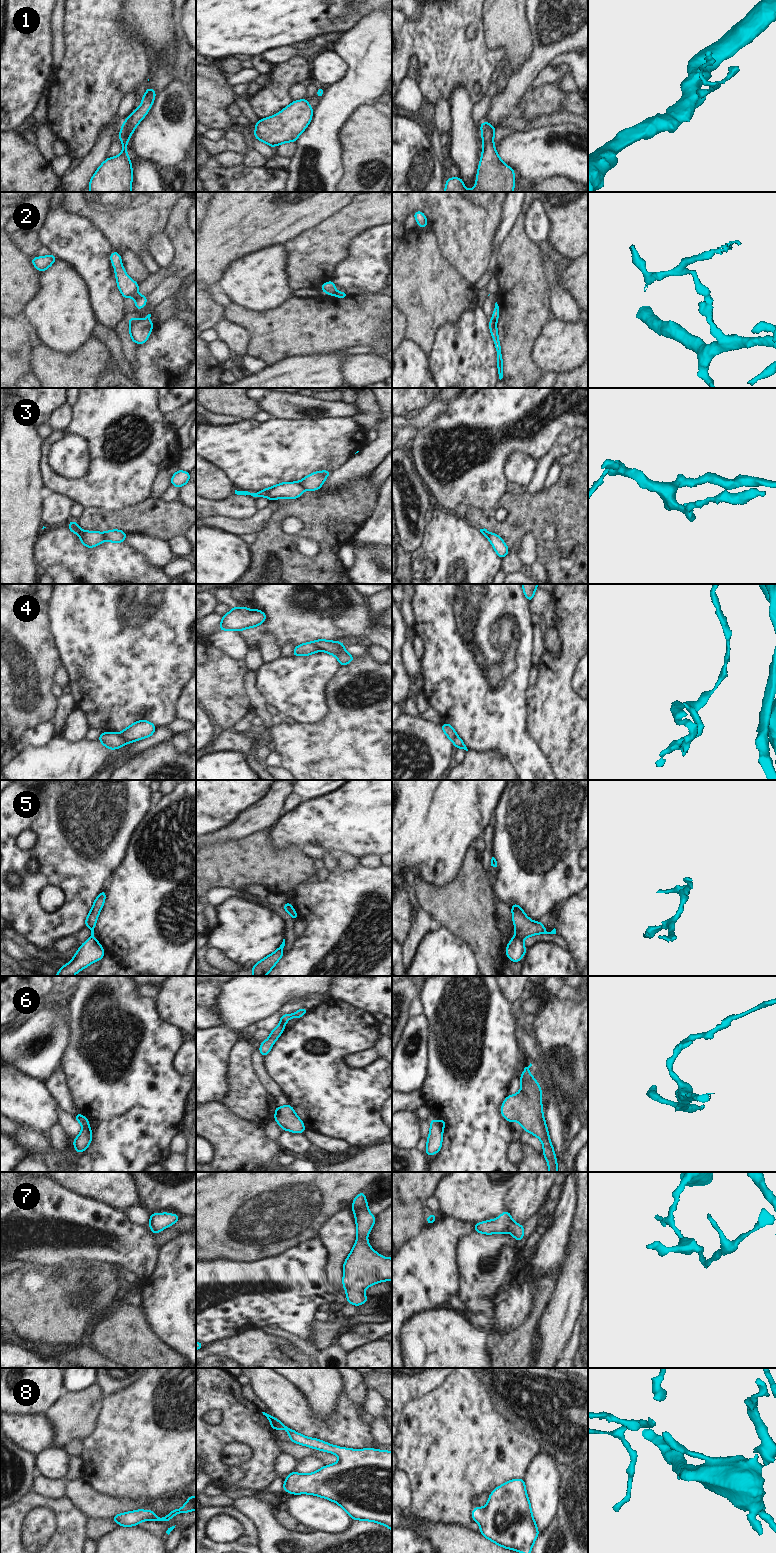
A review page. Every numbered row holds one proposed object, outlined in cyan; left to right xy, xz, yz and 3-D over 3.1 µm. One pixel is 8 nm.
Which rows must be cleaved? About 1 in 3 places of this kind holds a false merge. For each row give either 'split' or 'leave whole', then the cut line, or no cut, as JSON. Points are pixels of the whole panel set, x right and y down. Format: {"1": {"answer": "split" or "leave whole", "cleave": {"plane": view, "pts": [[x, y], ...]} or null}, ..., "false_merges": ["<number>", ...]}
{"1": {"answer": "leave whole", "cleave": null}, "2": {"answer": "split", "cleave": {"plane": "xz", "pts": [[345, 291], [333, 295]]}}, "3": {"answer": "split", "cleave": {"plane": "xz", "pts": [[297, 482], [304, 489]]}}, "4": {"answer": "split", "cleave": {"plane": "xz", "pts": [[311, 642], [321, 650]]}}, "5": {"answer": "split", "cleave": {"plane": "yz", "pts": [[515, 936], [522, 940]]}}, "6": {"answer": "split", "cleave": {"plane": "xy", "pts": [[88, 1125], [83, 1128]]}}, "7": {"answer": "leave whole", "cleave": null}, "8": {"answer": "leave whole", "cleave": null}, "false_merges": ["2", "3", "4", "5", "6"]}

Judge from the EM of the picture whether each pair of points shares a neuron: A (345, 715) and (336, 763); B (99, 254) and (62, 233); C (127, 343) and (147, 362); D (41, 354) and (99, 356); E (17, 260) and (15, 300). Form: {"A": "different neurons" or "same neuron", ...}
{"A": "same neuron", "B": "same neuron", "C": "different neurons", "D": "same neuron", "E": "same neuron"}

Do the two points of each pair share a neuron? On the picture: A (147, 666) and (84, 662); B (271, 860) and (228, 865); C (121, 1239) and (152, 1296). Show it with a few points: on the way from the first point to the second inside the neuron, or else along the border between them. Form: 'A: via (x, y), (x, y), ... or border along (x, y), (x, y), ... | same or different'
A: via (131, 662), (100, 662) | same
B: via (260, 861), (239, 862) | same
C: border along (157, 1260), (154, 1269), (141, 1280) | different

